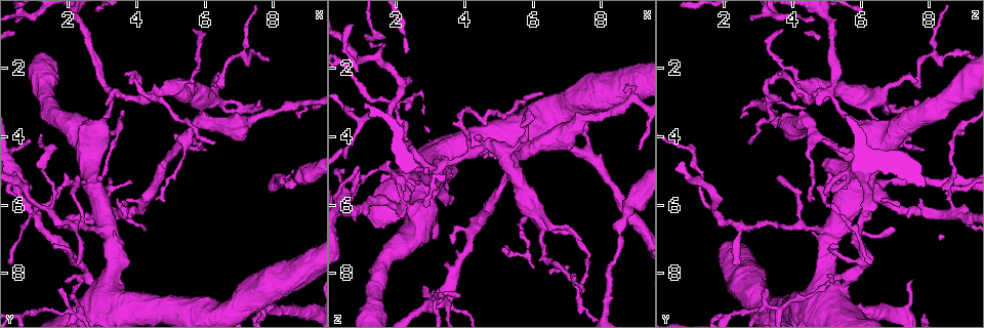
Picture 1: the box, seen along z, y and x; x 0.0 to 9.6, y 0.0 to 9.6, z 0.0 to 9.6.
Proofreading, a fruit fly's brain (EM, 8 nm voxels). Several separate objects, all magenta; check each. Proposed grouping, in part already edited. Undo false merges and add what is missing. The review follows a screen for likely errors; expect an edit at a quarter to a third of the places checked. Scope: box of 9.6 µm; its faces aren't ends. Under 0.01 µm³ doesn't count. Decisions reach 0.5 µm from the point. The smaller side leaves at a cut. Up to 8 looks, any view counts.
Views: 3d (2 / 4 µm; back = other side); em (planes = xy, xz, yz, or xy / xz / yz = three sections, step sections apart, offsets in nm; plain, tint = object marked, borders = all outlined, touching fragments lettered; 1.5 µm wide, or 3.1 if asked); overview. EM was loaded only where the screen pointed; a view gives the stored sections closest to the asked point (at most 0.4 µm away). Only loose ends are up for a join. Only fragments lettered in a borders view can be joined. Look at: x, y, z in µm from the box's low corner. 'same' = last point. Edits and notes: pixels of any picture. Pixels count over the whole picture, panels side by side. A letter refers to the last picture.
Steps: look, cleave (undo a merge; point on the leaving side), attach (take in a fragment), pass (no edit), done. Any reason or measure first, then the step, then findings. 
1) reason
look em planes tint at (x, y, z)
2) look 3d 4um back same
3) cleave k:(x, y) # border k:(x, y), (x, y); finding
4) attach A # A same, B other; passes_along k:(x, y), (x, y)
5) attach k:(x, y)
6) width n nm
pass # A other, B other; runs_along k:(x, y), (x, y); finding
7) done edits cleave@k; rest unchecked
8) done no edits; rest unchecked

looks like a crossing
look em planes borders at (2.00, 8.95, 3.15)

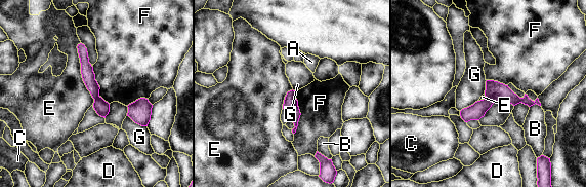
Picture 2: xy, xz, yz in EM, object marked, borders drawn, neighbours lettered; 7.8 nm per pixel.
cleave 2:(497, 91) # A other, B other, C other, D other, E other, F other, G other; border 2:(486, 97), (494, 101); two cells meet here

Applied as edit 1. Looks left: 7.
abrupt turn
look 3d 4um back at (5.85, 4.40, 7.45)

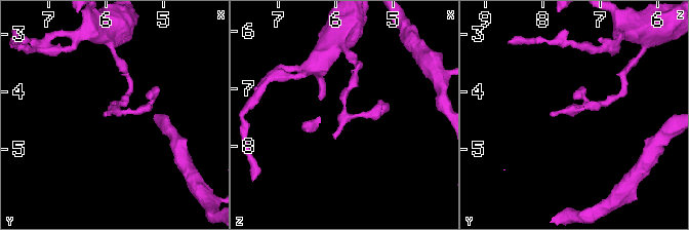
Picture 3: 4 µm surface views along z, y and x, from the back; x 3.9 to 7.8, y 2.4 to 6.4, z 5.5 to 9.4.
need the tissue
look em yz step 4 tint at (5.85, 4.35, 7.40)

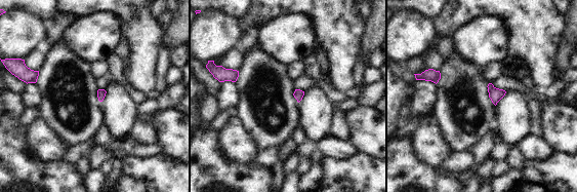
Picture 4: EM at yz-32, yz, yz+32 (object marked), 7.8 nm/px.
look em planes borders same

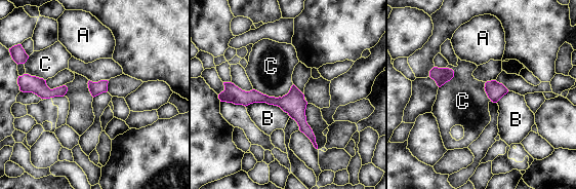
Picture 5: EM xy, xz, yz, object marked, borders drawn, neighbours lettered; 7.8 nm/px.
width 110 nm
pass # A other, B other, C other; runs_along 5:(234, 97), (285, 103), (313, 139); one cell here

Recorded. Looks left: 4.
thin end
look 3d 2um at (5.70, 0.80, 3.65)

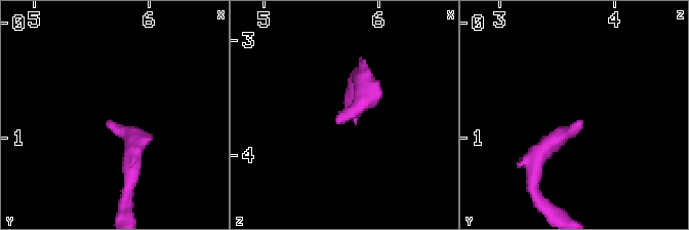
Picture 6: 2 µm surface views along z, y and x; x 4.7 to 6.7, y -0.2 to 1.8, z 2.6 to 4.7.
look em planes plain at (5.66, 0.84, 3.70)

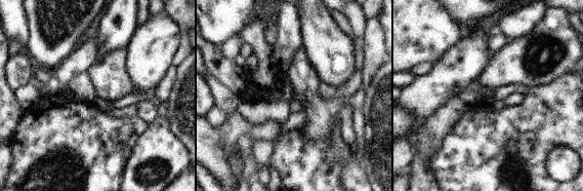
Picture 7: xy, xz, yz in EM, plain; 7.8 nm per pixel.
look em planes borders same

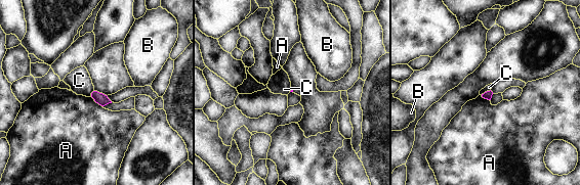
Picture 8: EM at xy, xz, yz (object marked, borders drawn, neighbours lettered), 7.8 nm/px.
longest_contact A 120 nm
pass # A other, B other, C other; border 8:(490, 89), (481, 94); none of them fits

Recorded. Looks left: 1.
done edits cleave@2; rest unchecked

